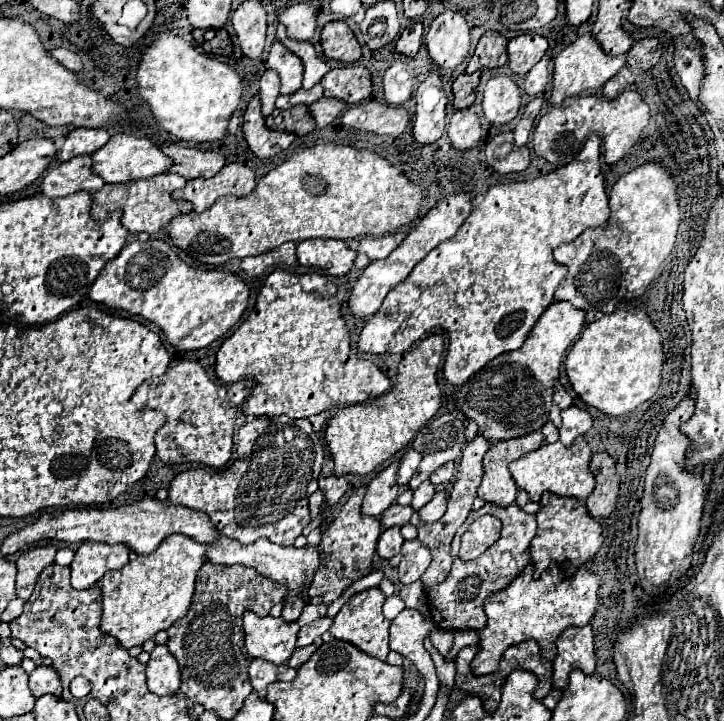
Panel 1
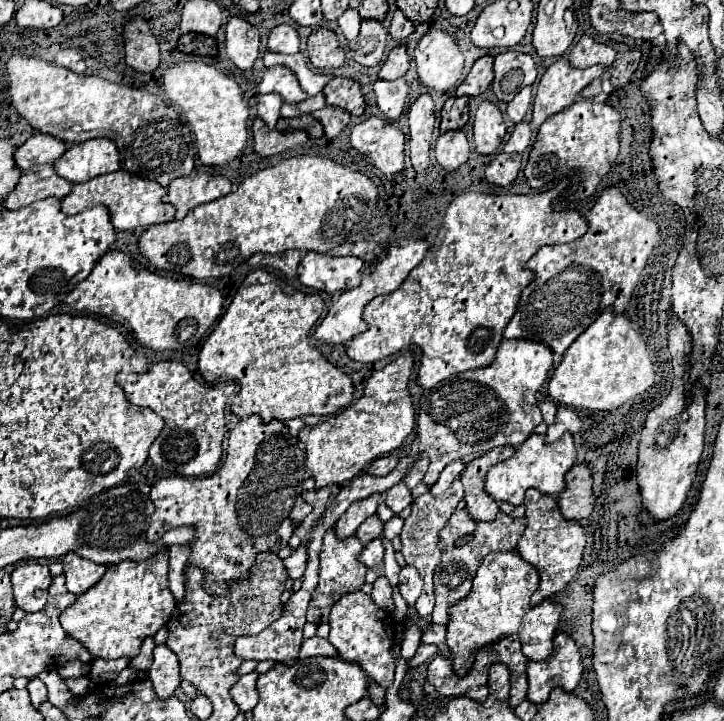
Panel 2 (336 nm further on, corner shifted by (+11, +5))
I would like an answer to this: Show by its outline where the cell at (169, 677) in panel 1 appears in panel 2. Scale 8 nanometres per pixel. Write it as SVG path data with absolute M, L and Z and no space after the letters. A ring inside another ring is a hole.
M158 645L154 649L154 663L152 663L148 675L150 675L150 681L154 683L154 691L160 699L172 697L182 681L178 657L166 645Z

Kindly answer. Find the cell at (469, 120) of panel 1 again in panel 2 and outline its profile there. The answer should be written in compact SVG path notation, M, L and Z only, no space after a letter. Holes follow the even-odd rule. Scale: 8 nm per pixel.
M448 131L436 141L436 161L442 169L454 171L468 161L470 149L464 131Z

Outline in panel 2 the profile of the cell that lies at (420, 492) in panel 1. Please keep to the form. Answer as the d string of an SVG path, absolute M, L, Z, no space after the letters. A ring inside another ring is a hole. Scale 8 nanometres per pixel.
M400 481L396 483L392 489L386 491L386 505L392 509L392 513L400 513L404 507L408 507L412 503L412 497L410 497L410 489Z

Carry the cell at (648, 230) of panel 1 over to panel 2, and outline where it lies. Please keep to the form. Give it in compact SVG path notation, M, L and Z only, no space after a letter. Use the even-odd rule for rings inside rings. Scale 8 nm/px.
M616 187L600 195L586 221L588 231L582 239L568 245L540 247L526 263L534 271L534 279L522 291L516 313L506 325L504 339L546 343L556 355L562 355L604 309L610 307L614 313L626 309L648 255L660 239L658 225L636 211Z

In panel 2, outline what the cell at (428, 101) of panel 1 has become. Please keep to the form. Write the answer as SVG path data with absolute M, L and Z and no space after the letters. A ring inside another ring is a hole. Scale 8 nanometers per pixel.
M420 95L408 111L410 161L412 161L412 167L416 169L416 173L424 173L426 167L428 167L434 123L436 123L436 113L434 113L432 97Z

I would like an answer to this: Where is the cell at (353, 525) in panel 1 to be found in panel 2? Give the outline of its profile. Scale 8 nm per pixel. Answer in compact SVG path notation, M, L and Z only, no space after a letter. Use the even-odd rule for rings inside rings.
M328 529L324 535L324 547L320 551L320 583L310 599L310 607L308 607L308 621L310 623L328 623L328 615L332 605L340 599L340 595L344 593L354 593L364 585L364 575L368 571L368 567L364 567L358 561L358 555L362 551L362 543L356 537L348 537L348 539L338 539L334 529Z

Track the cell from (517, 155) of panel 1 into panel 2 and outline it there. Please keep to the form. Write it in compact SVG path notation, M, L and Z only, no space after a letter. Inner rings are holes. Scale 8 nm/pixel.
M504 151L498 153L486 169L486 181L500 185L500 187L510 185L520 171L520 163L522 163L520 155L510 155L510 153L504 153Z

